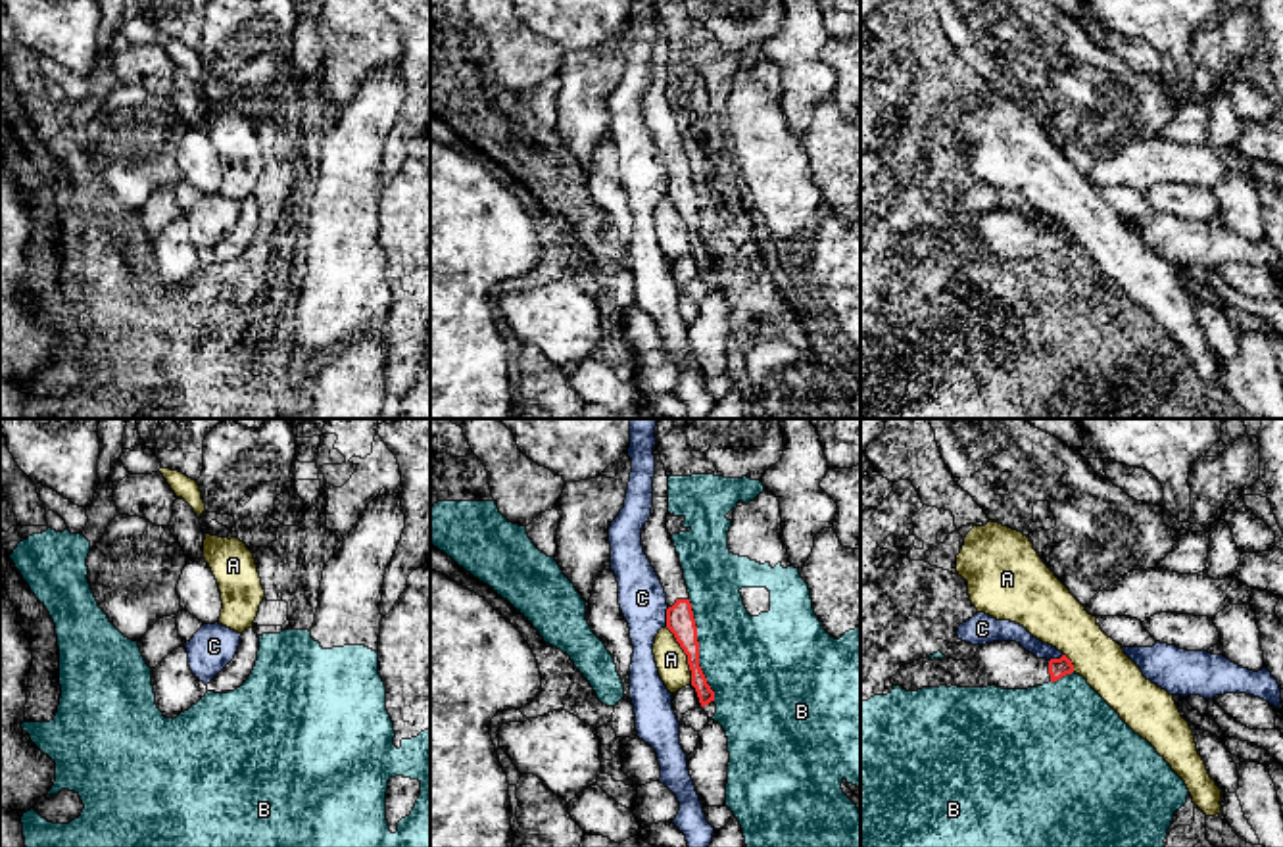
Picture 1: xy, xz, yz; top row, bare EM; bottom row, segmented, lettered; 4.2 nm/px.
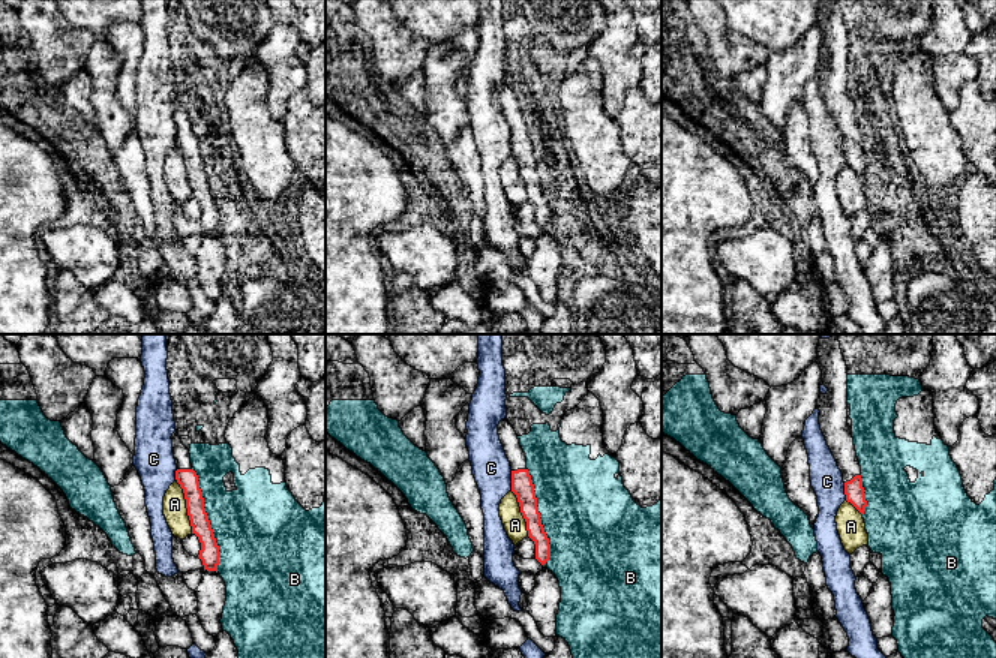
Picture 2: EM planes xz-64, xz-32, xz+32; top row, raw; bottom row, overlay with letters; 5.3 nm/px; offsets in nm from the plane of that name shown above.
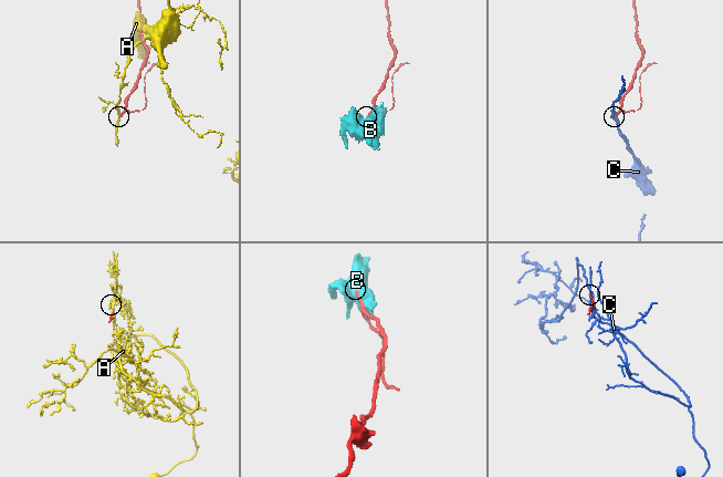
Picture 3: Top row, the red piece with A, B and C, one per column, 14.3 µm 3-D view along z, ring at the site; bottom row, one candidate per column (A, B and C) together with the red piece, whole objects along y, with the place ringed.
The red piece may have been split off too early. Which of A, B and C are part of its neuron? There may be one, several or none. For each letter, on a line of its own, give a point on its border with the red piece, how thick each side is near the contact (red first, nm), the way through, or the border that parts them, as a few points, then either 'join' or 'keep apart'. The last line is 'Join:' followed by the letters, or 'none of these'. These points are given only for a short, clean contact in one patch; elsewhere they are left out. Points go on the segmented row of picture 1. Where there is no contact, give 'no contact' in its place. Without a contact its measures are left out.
A: contact xz (686, 653); calibres 120 and 130 nm; border xz (665, 627), (686, 655), (692, 682); keep apart
B: contact xz (698, 650); calibres 120 and 420 nm; keep apart
C: contact xz (667, 617); calibres 120 and 200 nm; border xz (669, 607), (665, 625); keep apart
Join: none of these

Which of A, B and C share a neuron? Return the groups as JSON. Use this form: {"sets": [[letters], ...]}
{"sets": [["A"], ["B"], ["C"]]}

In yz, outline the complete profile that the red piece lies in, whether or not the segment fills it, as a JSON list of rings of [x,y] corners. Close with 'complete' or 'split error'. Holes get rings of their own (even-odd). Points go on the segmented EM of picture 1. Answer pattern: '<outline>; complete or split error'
[[[993,641],[980,645],[972,661],[918,659],[901,666],[891,684],[907,691],[939,686],[1028,690],[1072,672],[1074,665],[1066,655],[1047,661],[1016,641]]]; split error

